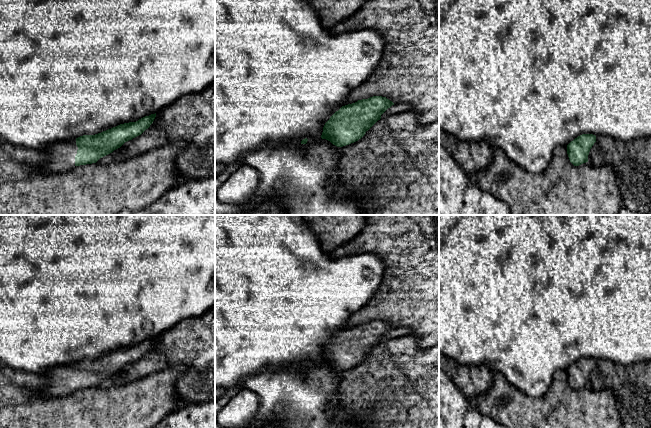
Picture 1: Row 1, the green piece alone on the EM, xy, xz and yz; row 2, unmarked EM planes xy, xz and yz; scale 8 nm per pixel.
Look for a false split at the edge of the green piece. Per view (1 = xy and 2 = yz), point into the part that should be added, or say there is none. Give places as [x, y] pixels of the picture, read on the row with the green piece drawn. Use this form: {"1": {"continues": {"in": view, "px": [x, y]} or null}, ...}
{"1": {"continues": {"in": "xy", "px": [61, 155]}}, "2": {"continues": null}}

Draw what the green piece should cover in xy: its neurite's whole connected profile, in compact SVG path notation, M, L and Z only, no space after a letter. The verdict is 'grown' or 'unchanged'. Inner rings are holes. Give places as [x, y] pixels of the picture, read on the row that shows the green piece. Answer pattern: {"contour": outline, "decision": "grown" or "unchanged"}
{"contour": "M156 113L95 135L83 135L73 140L55 142L42 149L48 157L46 169L67 171L75 166L96 163L125 142L141 135L150 127L155 117Z", "decision": "grown"}

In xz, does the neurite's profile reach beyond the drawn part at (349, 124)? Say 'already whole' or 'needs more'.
already whole

